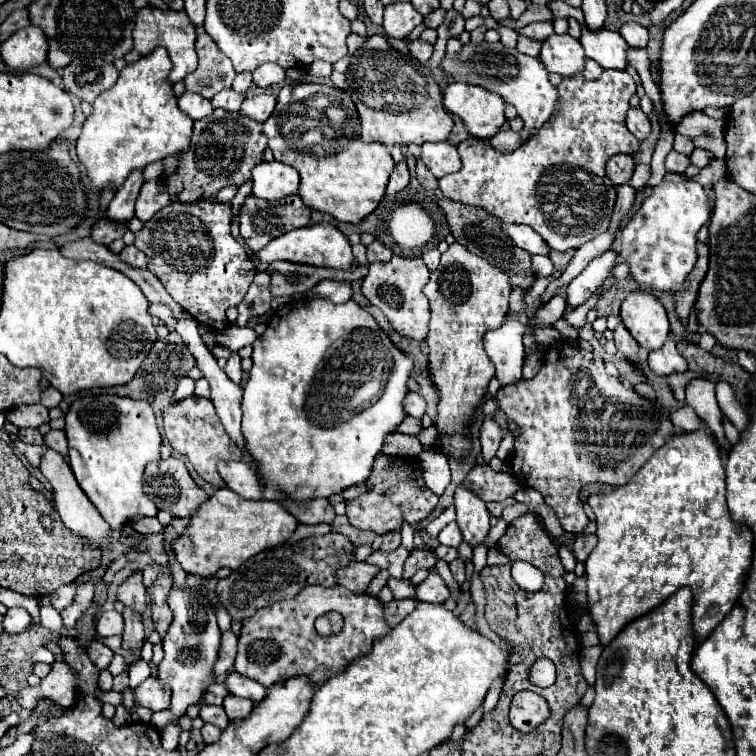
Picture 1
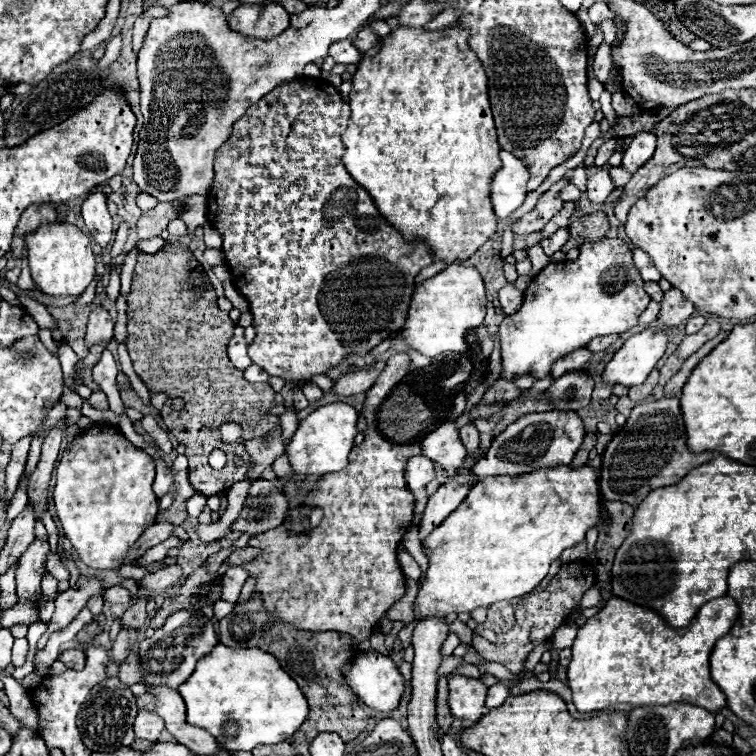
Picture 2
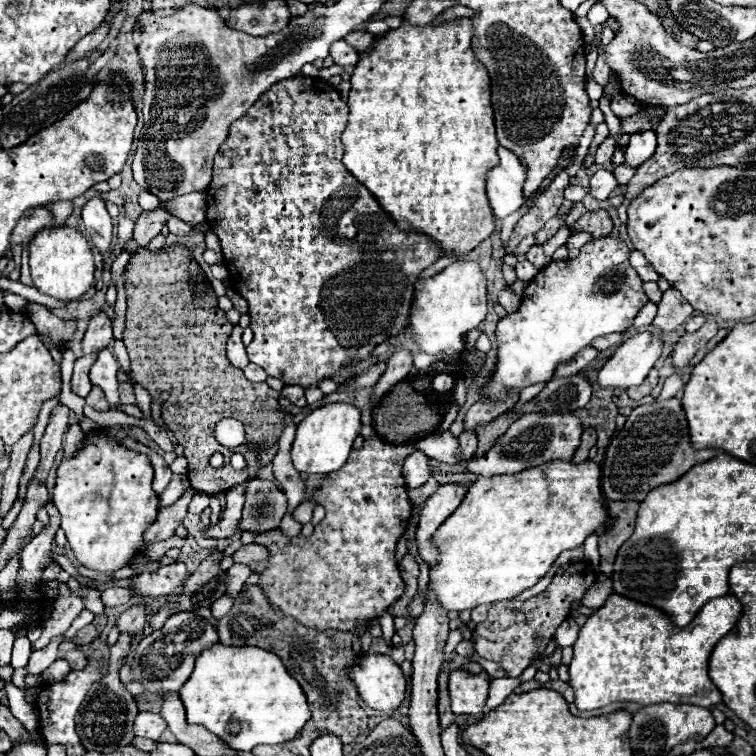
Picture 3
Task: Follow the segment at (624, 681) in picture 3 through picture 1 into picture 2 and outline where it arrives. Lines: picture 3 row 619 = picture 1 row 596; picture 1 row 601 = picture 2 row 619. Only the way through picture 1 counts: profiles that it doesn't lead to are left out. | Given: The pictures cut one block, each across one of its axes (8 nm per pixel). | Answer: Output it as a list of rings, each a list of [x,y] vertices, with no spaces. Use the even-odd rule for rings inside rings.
[[[612,596],[596,616],[588,618],[586,624],[580,626],[578,636],[574,640],[572,662],[568,664],[568,686],[572,688],[572,702],[576,704],[578,712],[604,710],[610,704],[620,702],[630,702],[638,706],[684,702],[702,706],[710,712],[720,710],[722,706],[726,706],[726,698],[710,678],[708,658],[714,644],[730,632],[732,624],[738,618],[738,612],[740,608],[736,600],[730,596],[722,596],[706,602],[686,628],[672,628],[664,622],[658,612]]]

